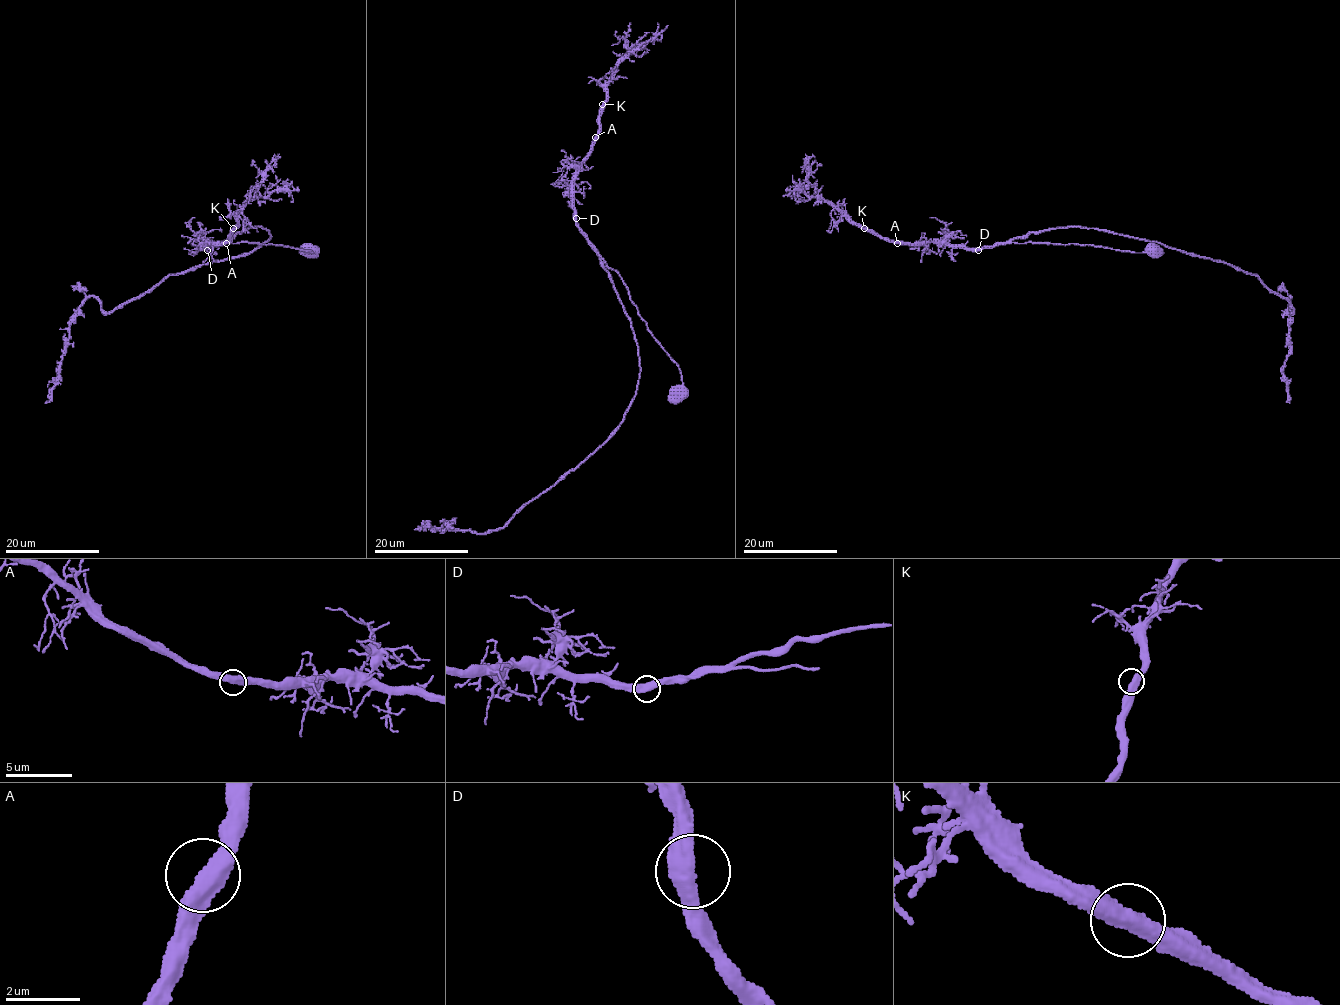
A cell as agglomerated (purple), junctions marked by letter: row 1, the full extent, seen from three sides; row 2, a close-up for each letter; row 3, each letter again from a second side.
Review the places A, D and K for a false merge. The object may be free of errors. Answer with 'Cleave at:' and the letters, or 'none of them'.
Cleave at: none of them

